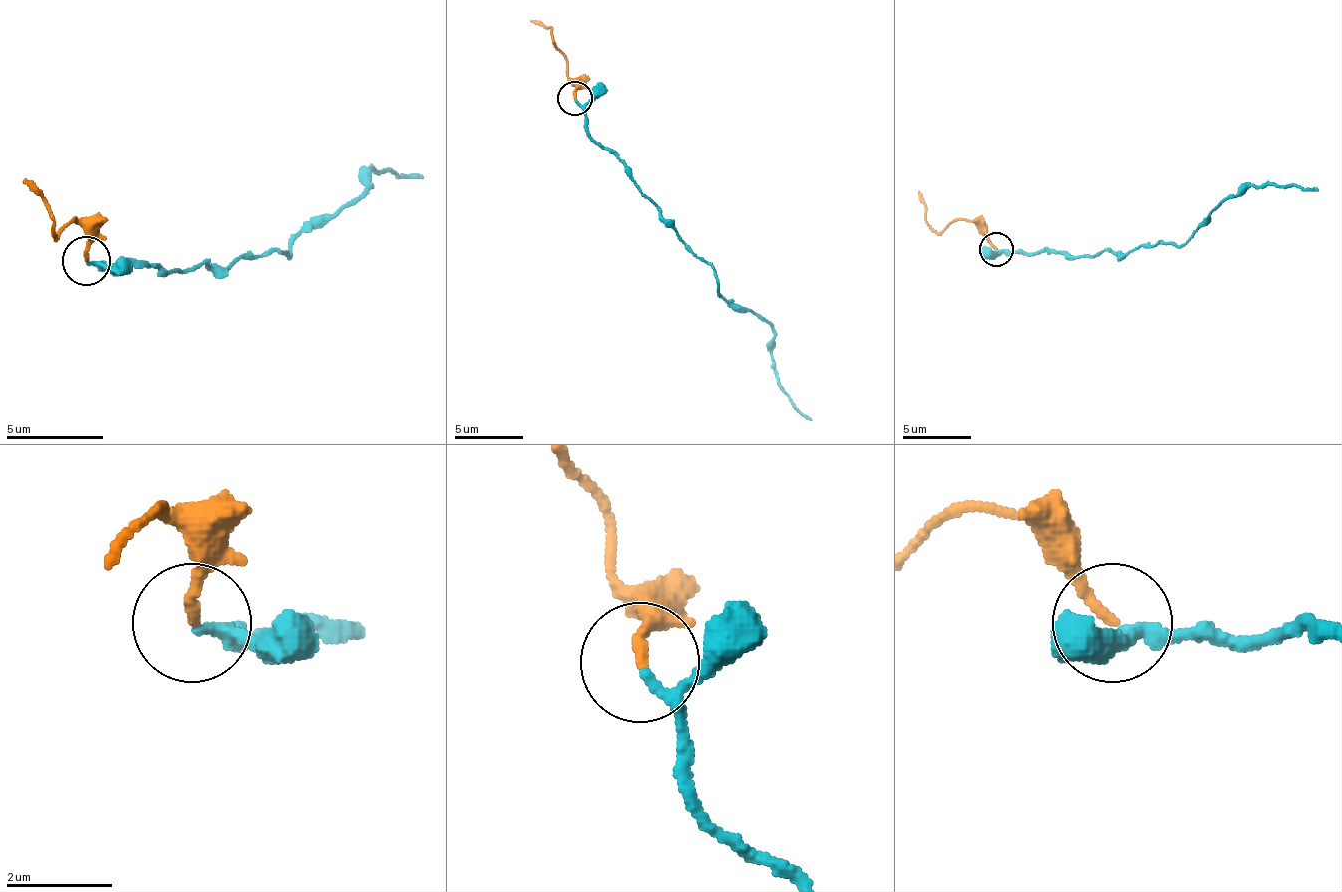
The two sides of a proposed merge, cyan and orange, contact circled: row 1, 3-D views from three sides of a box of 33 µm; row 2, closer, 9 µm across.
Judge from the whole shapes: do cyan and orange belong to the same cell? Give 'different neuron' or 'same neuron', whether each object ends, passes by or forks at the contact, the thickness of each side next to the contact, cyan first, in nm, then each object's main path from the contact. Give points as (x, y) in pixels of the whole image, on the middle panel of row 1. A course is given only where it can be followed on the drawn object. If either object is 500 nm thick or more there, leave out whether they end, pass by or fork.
same neuron; cyan passes by; orange ends; calibres 150 and 200 nm; course cyan (574, 100), (584, 111), (584, 131), (622, 162), (728, 299), (745, 306), (773, 330), (776, 382), (810, 420); course orange (574, 97), (567, 56), (553, 42), (553, 32), (529, 21)

